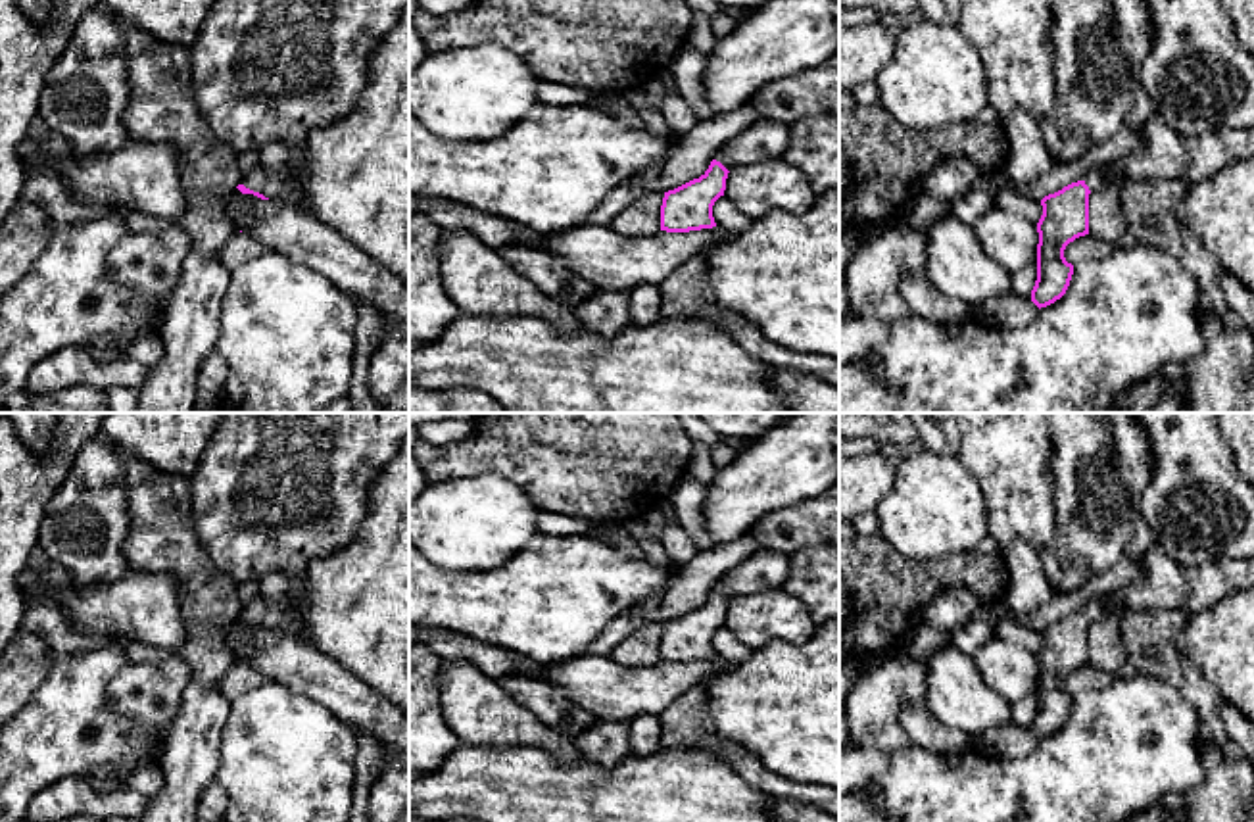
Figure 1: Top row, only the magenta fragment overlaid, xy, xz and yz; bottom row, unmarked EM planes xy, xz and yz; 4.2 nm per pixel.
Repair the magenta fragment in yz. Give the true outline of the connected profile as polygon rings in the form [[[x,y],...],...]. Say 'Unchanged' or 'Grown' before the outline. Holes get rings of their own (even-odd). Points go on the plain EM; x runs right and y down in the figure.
Grown. [[[1108,593],[1041,630],[1037,711],[1031,720],[1031,732],[1039,739],[1066,724],[1073,695],[1066,691],[1064,680],[1075,668],[1089,665],[1089,624],[1112,613],[1127,613],[1127,609]]]

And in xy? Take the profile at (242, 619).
Grown. [[[257,595],[236,618],[277,634],[296,634],[300,628],[298,611],[288,595],[273,603]]]

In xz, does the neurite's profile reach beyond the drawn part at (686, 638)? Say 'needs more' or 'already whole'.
already whole

